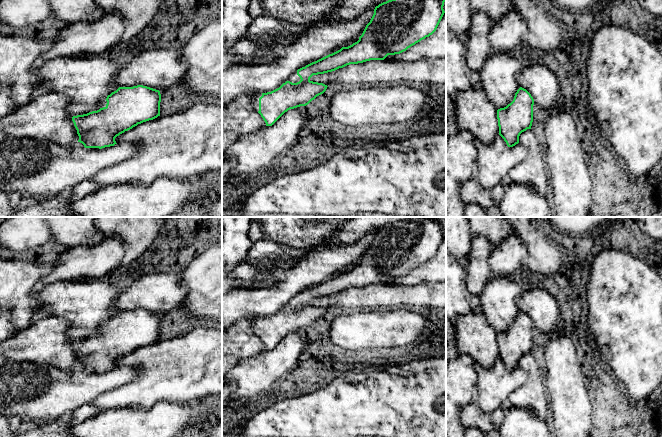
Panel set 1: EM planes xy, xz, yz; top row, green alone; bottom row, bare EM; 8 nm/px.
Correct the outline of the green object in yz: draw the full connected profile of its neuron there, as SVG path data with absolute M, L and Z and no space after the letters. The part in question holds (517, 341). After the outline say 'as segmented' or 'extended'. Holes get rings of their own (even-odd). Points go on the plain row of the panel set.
M520 311L510 328L497 334L499 359L508 371L518 368L520 358L531 353L533 329L534 323L531 318Z; as segmented

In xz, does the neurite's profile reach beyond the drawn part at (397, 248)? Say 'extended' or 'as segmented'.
extended

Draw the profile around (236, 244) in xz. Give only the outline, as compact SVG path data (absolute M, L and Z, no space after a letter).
M222 217L222 268L235 269L248 256L253 243L249 239L251 217Z

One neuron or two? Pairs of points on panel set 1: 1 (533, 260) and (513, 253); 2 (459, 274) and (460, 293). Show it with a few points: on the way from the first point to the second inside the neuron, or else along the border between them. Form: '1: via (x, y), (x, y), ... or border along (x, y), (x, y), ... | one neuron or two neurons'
1: border along (516, 235), (526, 249), (524, 266) | two neurons
2: via (459, 279), (459, 288) | one neuron

